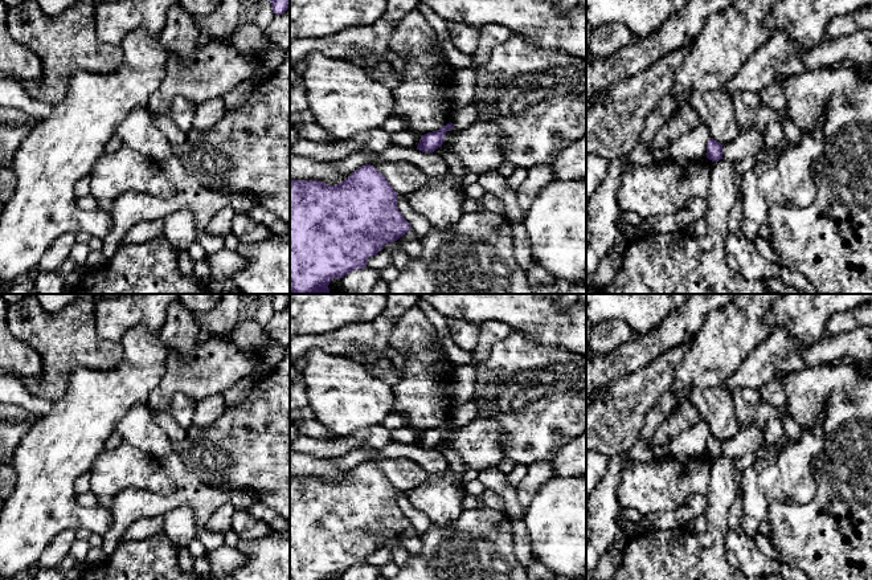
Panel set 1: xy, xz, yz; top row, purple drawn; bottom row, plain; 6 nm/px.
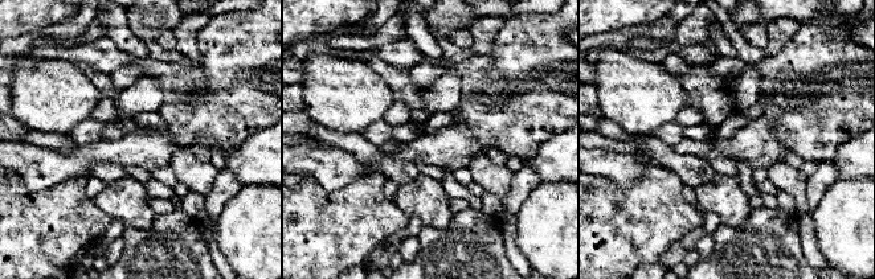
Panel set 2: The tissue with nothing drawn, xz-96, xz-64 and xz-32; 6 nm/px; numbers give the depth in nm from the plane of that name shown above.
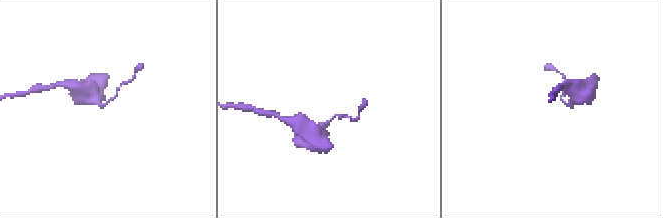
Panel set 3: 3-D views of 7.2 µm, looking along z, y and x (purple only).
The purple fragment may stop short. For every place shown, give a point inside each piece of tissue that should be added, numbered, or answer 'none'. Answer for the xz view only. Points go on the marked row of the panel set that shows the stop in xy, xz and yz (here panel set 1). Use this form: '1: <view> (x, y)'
none

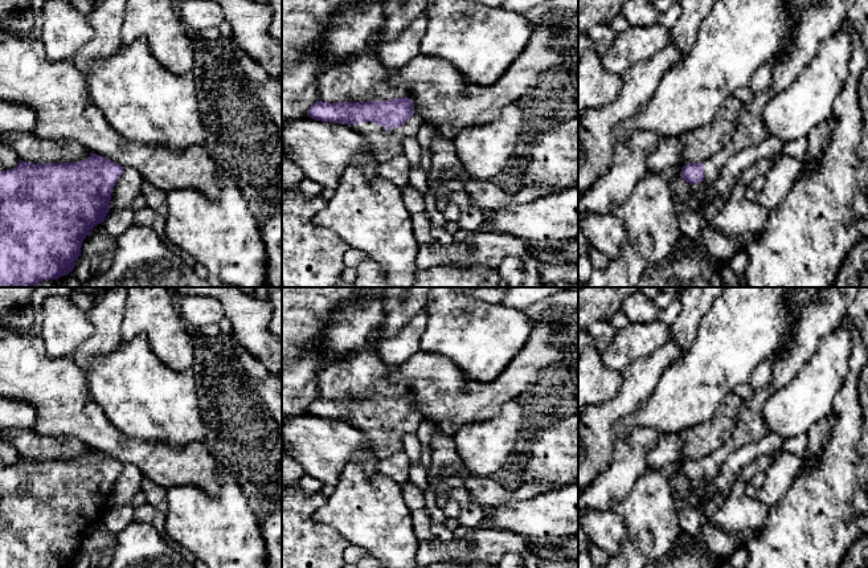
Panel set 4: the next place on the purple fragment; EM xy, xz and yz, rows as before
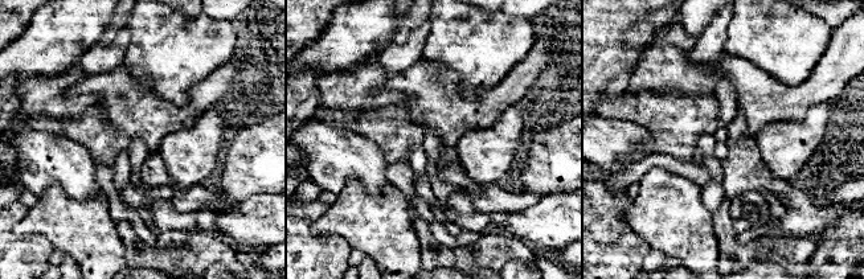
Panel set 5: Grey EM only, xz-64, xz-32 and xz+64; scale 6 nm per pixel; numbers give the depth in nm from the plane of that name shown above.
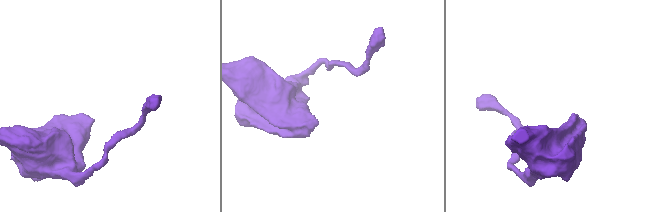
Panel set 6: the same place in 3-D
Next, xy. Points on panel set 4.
none

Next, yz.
1: yz (819, 21)

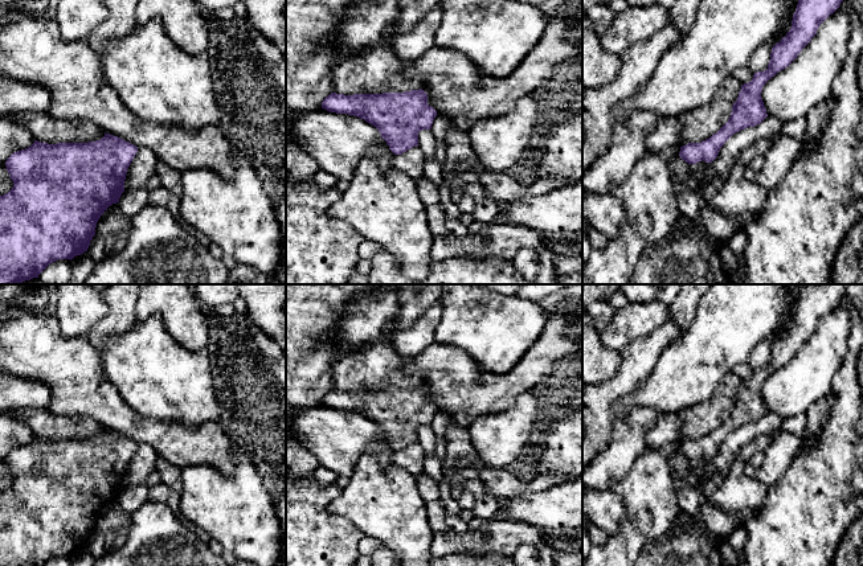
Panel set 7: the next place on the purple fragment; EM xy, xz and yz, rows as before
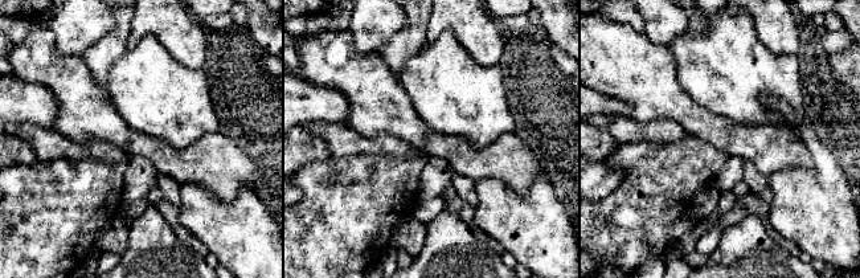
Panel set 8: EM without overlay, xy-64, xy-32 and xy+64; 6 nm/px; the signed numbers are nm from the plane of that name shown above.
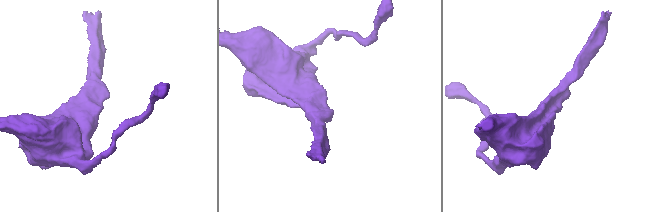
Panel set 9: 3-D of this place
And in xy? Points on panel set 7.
none

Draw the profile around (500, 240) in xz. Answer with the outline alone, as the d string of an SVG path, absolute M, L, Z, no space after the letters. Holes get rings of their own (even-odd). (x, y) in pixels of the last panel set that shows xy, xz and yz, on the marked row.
M441 204L426 208L426 220L432 231L433 262L458 257L475 259L495 257L512 261L522 249L540 247L544 243L543 235L536 230L500 220L479 233L457 237L446 229L446 216Z

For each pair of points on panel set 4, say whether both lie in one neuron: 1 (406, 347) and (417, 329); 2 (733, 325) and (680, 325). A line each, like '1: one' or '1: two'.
1: one
2: two

